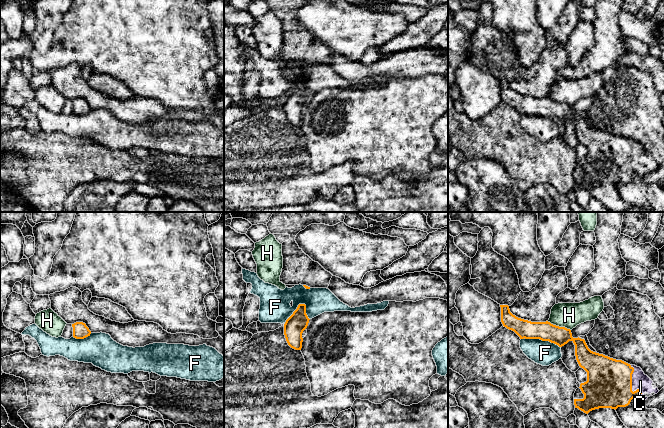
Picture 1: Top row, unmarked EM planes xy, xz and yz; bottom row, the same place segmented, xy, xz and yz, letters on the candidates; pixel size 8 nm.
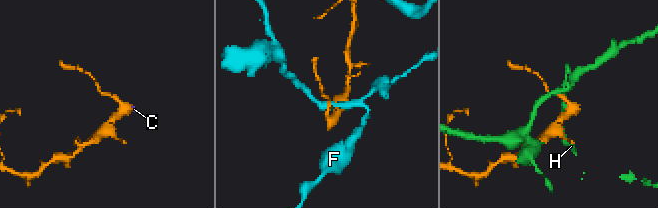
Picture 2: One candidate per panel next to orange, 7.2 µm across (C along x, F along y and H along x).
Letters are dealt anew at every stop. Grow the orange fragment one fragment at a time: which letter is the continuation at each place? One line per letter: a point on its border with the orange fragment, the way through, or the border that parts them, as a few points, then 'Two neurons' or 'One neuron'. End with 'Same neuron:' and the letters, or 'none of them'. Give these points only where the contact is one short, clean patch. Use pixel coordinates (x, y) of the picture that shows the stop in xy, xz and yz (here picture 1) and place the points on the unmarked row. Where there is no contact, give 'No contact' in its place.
C: Touches orange at yz (631, 161). One neuron
F: Touches orange at yz (541, 115). Boundary: yz (521, 114), (548, 116), (560, 123). Two neurons
H: Touches orange at yz (558, 102). Boundary: yz (547, 97), (564, 102), (570, 106). Two neurons
Same neuron: C

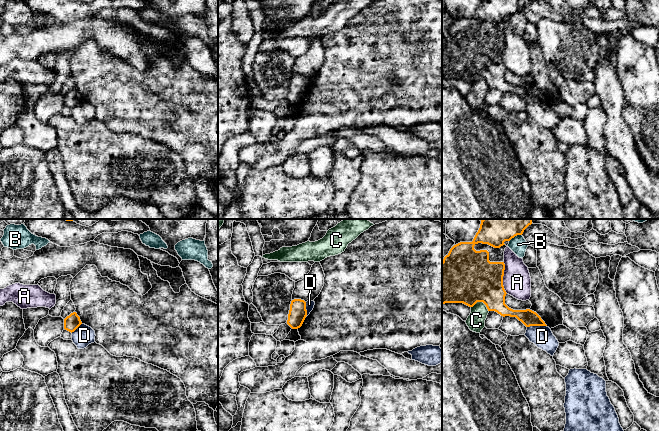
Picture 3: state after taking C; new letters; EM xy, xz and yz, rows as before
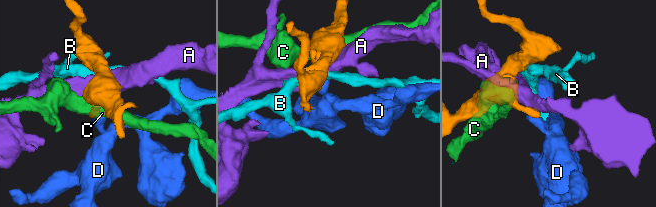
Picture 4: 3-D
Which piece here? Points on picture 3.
A: Touches orange at yz (502, 54). Two neurons
B: Touches orange at yz (515, 11). Boundary: yz (521, 10), (515, 11), (509, 17). Two neurons
C: Touches orange at yz (481, 77). Two neurons
D: Touches orange at yz (536, 101). Boundary: yz (546, 101), (530, 101), (527, 103). Two neurons
Same neuron: none of them

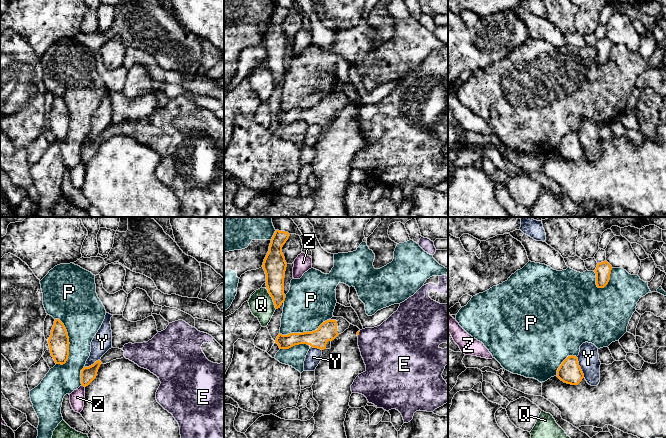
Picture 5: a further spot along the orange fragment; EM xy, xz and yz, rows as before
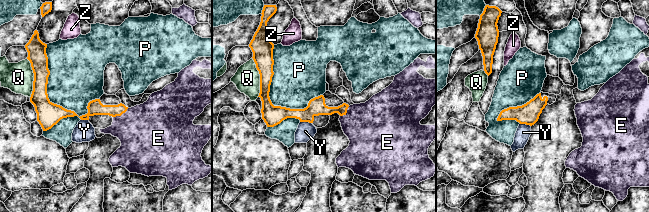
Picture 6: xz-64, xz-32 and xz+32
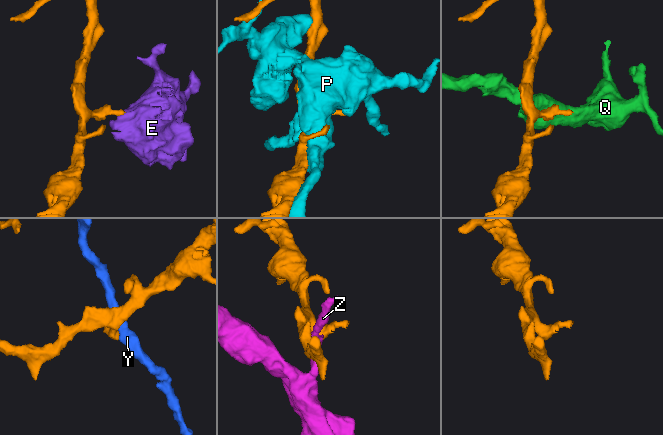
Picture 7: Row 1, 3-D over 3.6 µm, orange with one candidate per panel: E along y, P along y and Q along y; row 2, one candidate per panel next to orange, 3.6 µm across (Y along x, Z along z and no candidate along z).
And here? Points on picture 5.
E: Touches orange at xz (358, 109). Path across: xz (358, 107), (358, 109), (385, 124). One neuron
P: Touches orange at xy (68, 117). Two neurons
Q: Touches orange at xz (272, 74). Boundary: xz (267, 66), (276, 84). Two neurons
Y: Touches orange at yz (580, 143). Boundary: yz (576, 133), (584, 153). Two neurons
Z: Touches orange at xy (83, 161). Boundary: xy (82, 161), (84, 163). Two neurons
Same neuron: E

